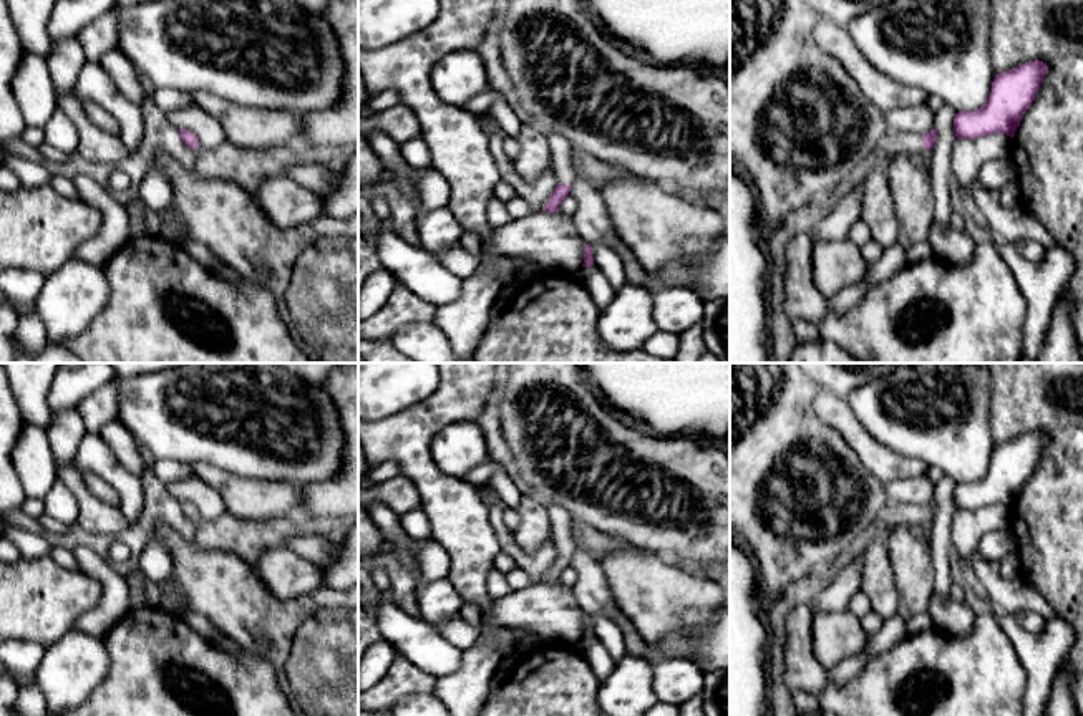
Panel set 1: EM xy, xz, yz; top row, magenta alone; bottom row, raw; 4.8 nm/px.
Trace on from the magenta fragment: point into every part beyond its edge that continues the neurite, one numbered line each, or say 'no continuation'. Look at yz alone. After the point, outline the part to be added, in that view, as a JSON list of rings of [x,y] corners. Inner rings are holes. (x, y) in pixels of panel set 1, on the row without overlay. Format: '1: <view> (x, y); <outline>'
1: yz (893, 514); [[[889,501],[879,512],[876,527],[879,535],[886,530],[897,527],[899,524],[925,522],[924,512],[917,506],[907,506],[896,501]]]

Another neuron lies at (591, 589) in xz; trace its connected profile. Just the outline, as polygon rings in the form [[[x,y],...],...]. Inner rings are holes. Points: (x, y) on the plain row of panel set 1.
[[[575,547],[569,562],[577,572],[577,582],[572,587],[579,605],[587,615],[605,615],[615,620],[622,612],[607,585],[602,564],[587,550]]]

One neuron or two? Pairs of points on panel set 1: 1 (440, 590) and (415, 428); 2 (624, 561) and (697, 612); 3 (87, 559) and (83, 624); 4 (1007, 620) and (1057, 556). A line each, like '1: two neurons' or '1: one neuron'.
1: two neurons
2: one neuron
3: one neuron
4: two neurons

